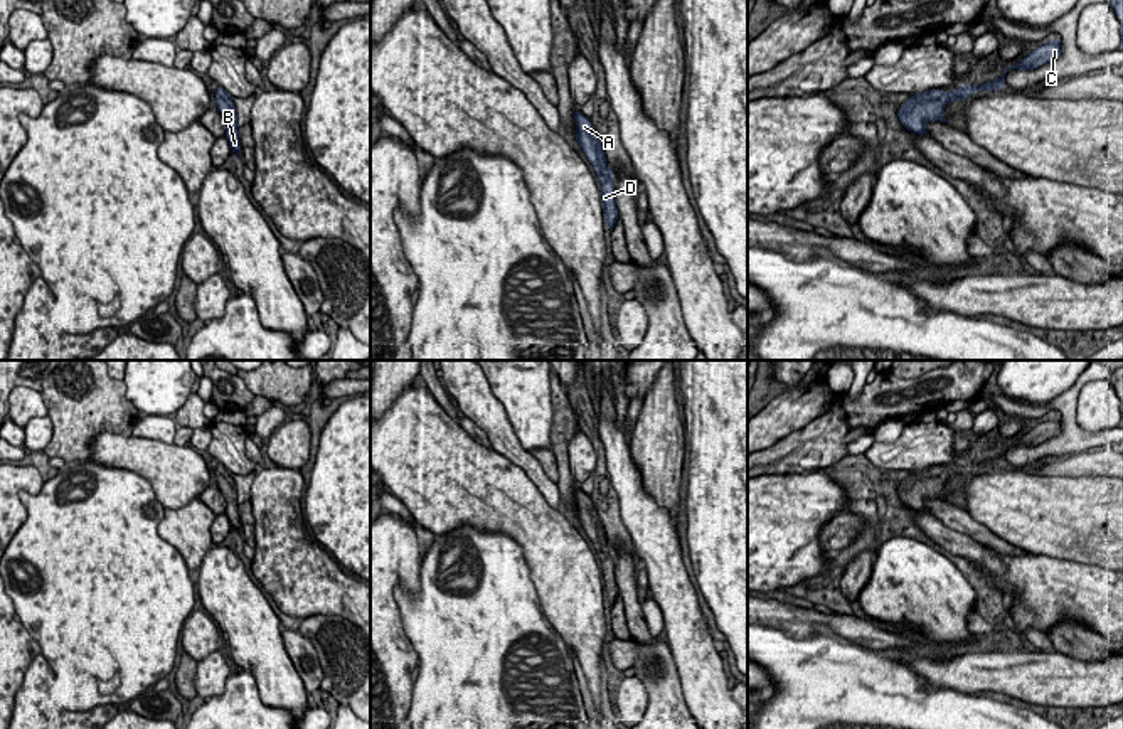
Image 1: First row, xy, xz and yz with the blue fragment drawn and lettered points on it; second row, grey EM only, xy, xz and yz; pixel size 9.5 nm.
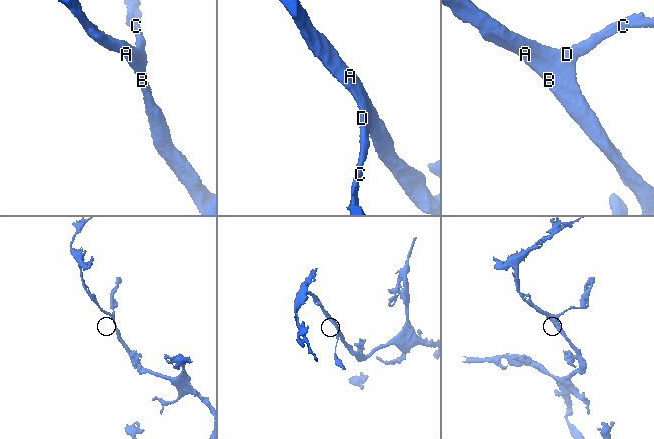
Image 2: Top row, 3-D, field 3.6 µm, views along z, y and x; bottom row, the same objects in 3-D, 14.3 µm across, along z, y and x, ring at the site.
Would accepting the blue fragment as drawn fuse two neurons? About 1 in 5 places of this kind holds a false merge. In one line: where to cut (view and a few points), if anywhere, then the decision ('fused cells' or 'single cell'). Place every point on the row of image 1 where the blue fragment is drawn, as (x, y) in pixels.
no cut; single cell

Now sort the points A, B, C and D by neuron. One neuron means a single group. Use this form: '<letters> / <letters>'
A B C D

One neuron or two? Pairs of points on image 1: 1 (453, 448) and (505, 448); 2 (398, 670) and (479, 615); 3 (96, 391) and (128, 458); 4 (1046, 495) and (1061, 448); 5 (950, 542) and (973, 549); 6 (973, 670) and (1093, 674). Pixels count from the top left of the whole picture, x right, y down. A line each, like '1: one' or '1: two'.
1: two
2: two
3: two
4: two
5: one
6: one

